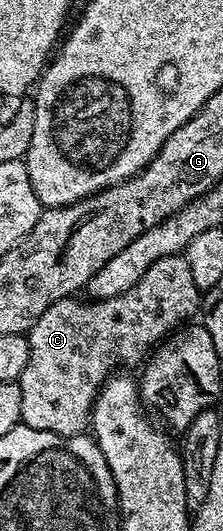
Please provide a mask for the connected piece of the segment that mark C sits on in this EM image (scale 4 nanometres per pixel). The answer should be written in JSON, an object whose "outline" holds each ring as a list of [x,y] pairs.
{"outline":[[[177,254],[163,256],[160,260],[154,261],[150,270],[142,274],[137,284],[114,298],[80,299],[68,296],[64,300],[54,302],[48,307],[46,314],[42,314],[42,318],[36,320],[35,326],[28,329],[26,335],[30,346],[30,358],[18,381],[22,390],[21,421],[31,428],[61,432],[63,436],[83,433],[89,427],[96,396],[109,376],[119,369],[116,368],[119,364],[139,365],[165,337],[187,325],[195,317],[192,315],[195,312],[197,315],[201,311],[202,289],[190,274],[187,255]]]}

